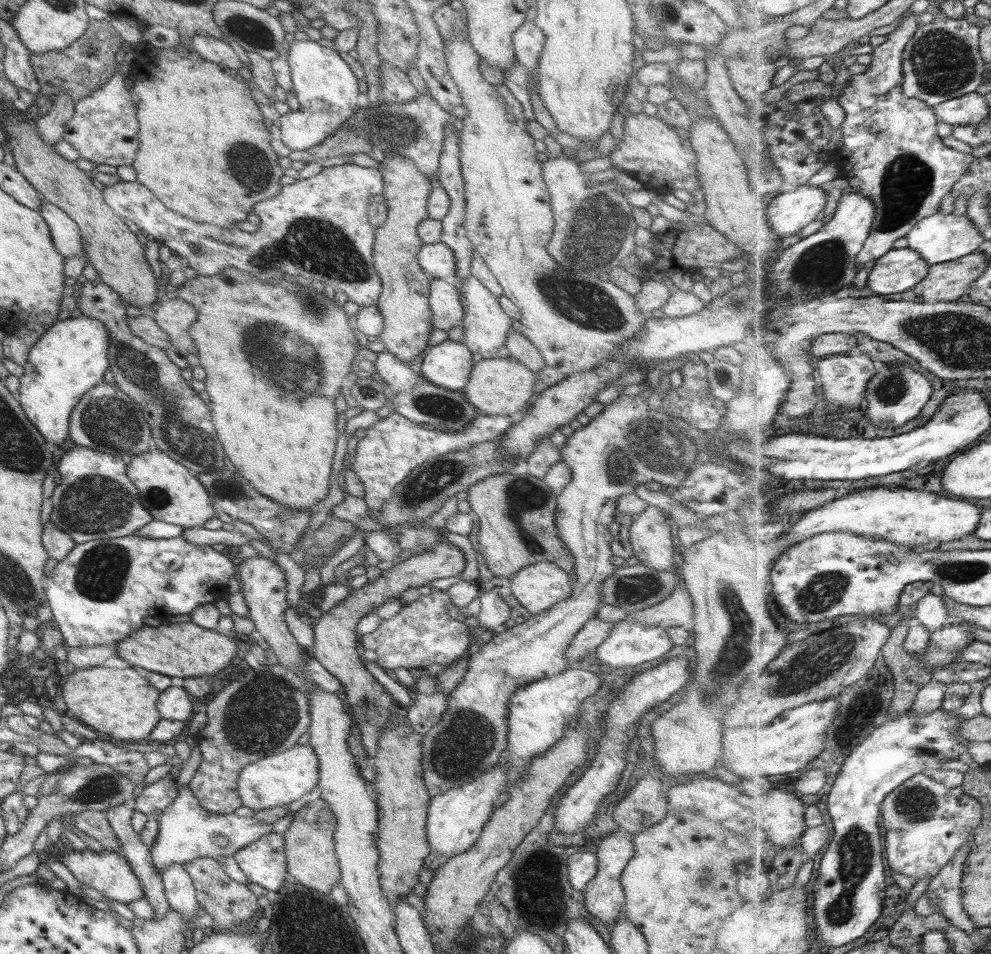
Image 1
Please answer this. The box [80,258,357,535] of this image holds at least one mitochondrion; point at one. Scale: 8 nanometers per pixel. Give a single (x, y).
(299, 382)

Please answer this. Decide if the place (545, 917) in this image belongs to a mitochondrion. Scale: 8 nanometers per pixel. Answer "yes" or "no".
no

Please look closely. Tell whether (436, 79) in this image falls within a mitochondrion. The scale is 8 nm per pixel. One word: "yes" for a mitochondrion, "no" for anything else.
no

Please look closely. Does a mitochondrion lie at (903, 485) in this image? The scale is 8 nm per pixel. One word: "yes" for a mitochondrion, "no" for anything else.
no

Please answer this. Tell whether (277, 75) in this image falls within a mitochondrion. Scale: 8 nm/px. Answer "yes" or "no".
no

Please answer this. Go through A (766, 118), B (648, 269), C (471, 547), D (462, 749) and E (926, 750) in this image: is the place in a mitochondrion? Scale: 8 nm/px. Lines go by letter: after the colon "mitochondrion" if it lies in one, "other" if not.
A: other
B: other
C: other
D: mitochondrion
E: mitochondrion

